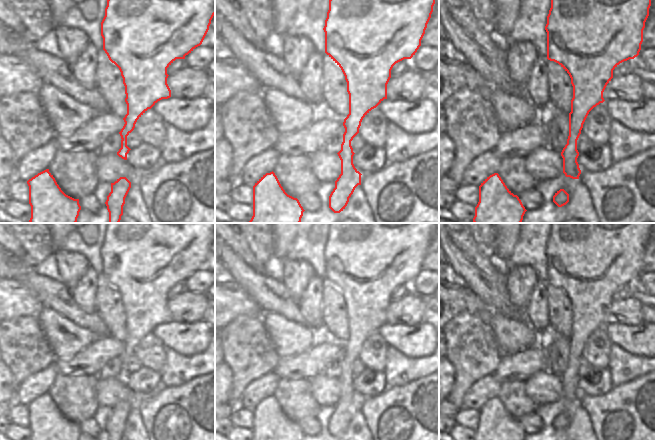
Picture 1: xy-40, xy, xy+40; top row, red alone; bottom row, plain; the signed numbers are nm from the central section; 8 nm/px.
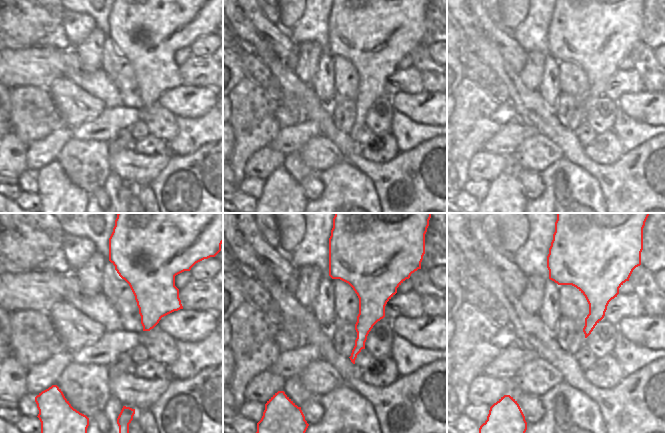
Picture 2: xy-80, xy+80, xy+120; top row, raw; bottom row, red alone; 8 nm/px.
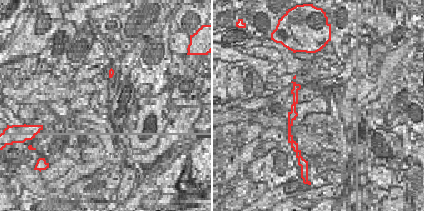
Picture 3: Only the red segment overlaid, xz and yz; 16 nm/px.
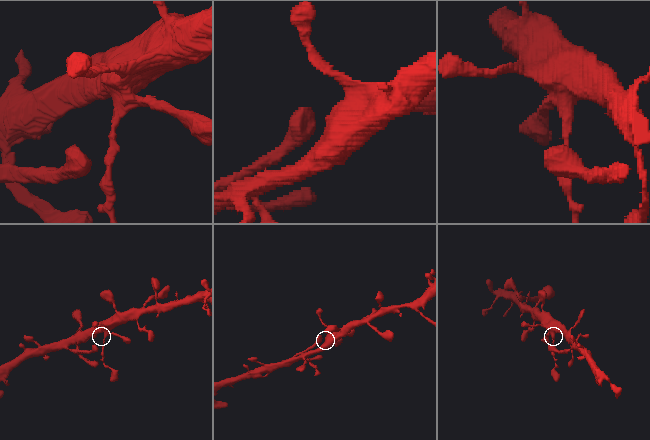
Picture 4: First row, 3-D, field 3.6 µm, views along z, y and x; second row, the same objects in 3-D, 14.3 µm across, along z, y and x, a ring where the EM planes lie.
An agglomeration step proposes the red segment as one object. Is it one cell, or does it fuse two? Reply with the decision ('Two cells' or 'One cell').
Two cells.

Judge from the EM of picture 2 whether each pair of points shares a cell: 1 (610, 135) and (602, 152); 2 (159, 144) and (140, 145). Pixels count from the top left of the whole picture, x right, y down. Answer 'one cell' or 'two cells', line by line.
1: one cell
2: one cell

